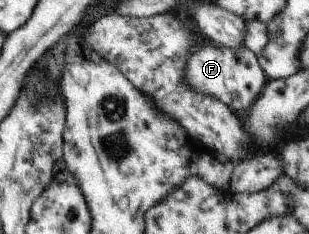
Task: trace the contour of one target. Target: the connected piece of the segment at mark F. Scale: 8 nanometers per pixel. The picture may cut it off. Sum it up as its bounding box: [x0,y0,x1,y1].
[182,44,266,114]

